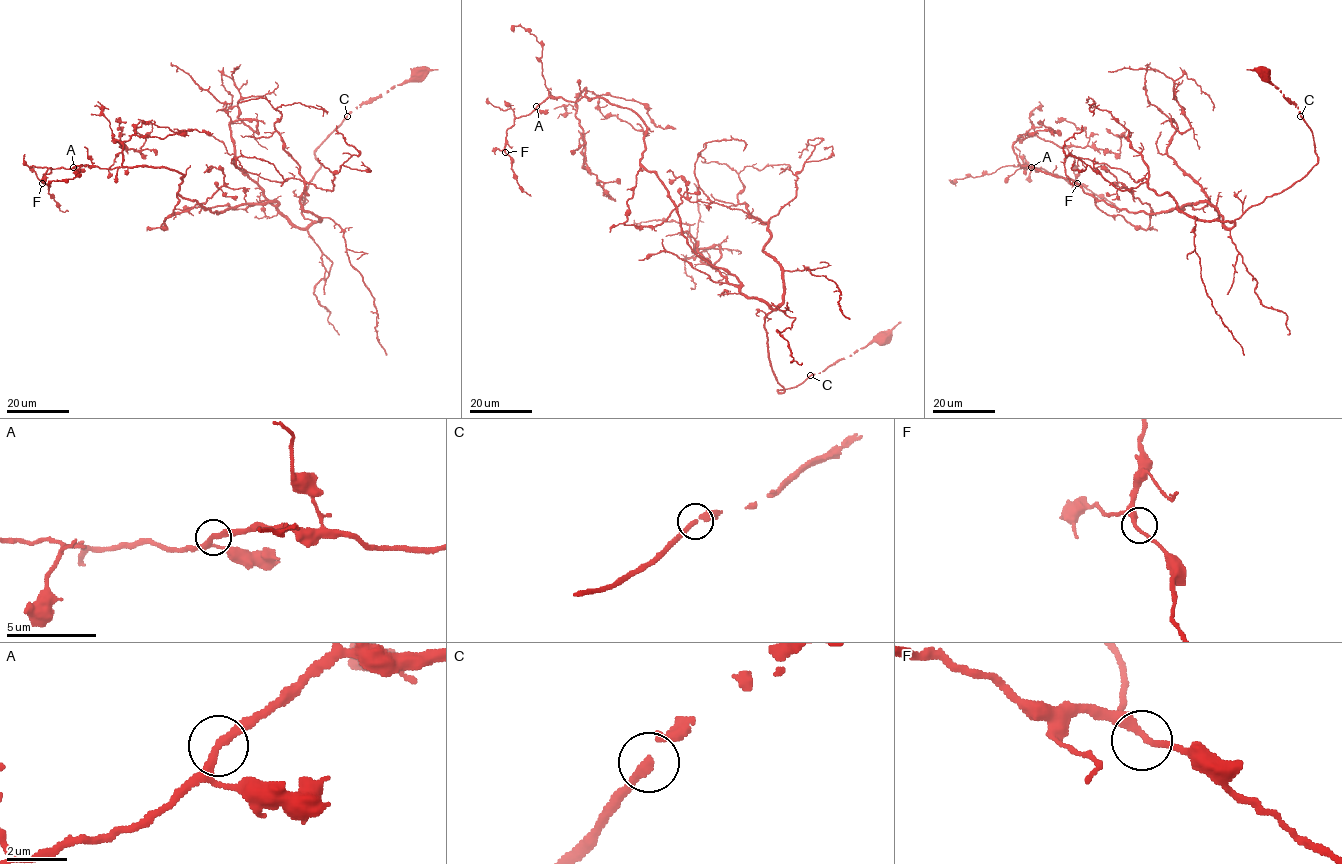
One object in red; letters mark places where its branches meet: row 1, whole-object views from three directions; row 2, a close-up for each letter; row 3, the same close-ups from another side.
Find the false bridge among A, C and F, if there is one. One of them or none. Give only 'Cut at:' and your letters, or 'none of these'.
Cut at: none of these

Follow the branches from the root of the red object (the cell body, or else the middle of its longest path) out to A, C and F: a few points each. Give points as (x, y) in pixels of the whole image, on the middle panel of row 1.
A: (880, 338), (779, 392), (774, 310), (692, 249), (640, 162), (645, 123), (601, 98), (536, 106)
C: (880, 338), (810, 376)
F: (880, 338), (779, 392), (774, 310), (692, 249), (628, 109), (547, 97), (515, 119), (505, 152)

